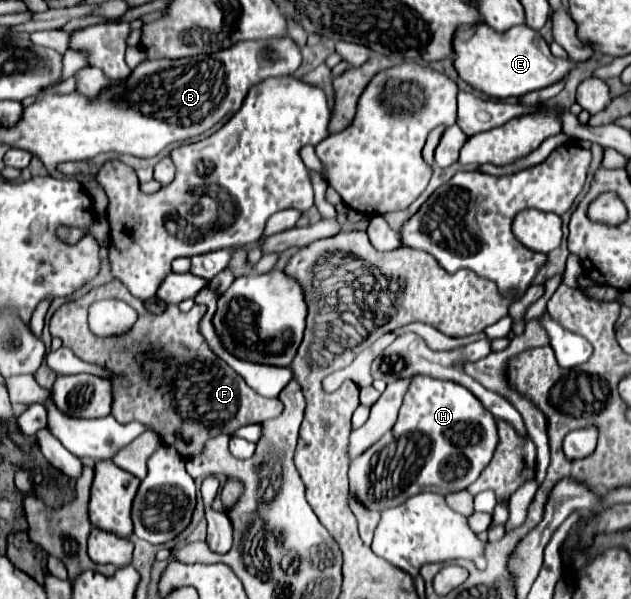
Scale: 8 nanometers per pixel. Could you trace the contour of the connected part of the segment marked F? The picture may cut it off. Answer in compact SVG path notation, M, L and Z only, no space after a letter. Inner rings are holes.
M110 281L102 287L92 289L84 297L62 305L50 319L50 335L62 339L62 347L68 347L70 351L74 351L74 355L78 359L94 363L94 365L102 365L104 369L108 369L112 373L112 377L110 377L112 415L118 423L130 423L132 419L140 421L150 431L160 435L162 443L174 447L184 459L190 459L194 455L204 453L206 441L210 437L216 437L222 433L228 437L234 437L234 431L244 425L262 423L266 419L272 419L270 403L274 403L274 417L278 417L282 413L282 403L278 399L266 399L266 397L258 395L256 391L252 391L246 385L246 381L242 381L242 377L238 377L238 373L234 373L230 369L230 365L226 365L226 361L222 361L206 345L206 339L200 335L200 321L202 321L204 313L206 313L206 305L194 305L188 313L182 313L176 305L166 305L164 313L160 313L160 315L150 313L144 307L144 301L134 297L122 285L122 281ZM100 299L126 299L126 303L138 311L138 321L134 323L134 327L122 335L96 337L86 323L86 315L88 315L88 307Z

